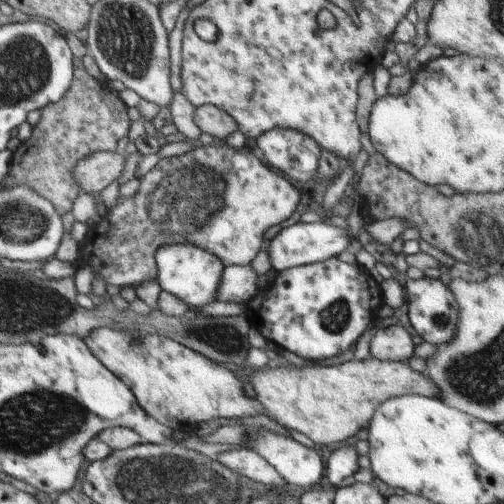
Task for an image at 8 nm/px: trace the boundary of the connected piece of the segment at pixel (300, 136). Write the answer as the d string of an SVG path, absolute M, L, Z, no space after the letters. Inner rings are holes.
M270 129L256 139L256 144L262 150L262 160L294 182L310 180L319 171L318 159L322 149L302 131Z

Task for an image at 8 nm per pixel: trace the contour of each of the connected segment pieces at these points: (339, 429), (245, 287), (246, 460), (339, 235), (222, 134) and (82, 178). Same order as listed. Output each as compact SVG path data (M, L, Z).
M371 357L333 366L307 368L255 369L248 383L256 391L264 415L283 427L306 434L315 444L338 444L368 428L376 409L388 399L422 395L440 399L438 385L424 373L413 370L405 361L383 361Z
M232 265L223 268L214 301L223 303L248 302L257 292L258 275L250 265Z
M241 448L239 450L218 453L214 460L222 463L222 466L232 469L237 475L246 476L264 486L280 486L286 481L278 474L278 471L257 452Z
M316 222L311 224L296 223L283 228L274 236L267 246L267 256L270 259L271 268L278 273L283 270L309 265L325 261L338 256L352 242L352 235L347 226L346 229L334 226L332 223Z
M210 104L196 107L193 119L201 132L220 140L239 130L238 123L227 112Z
M98 151L78 160L74 169L75 181L88 194L99 194L124 170L125 156L114 151Z

